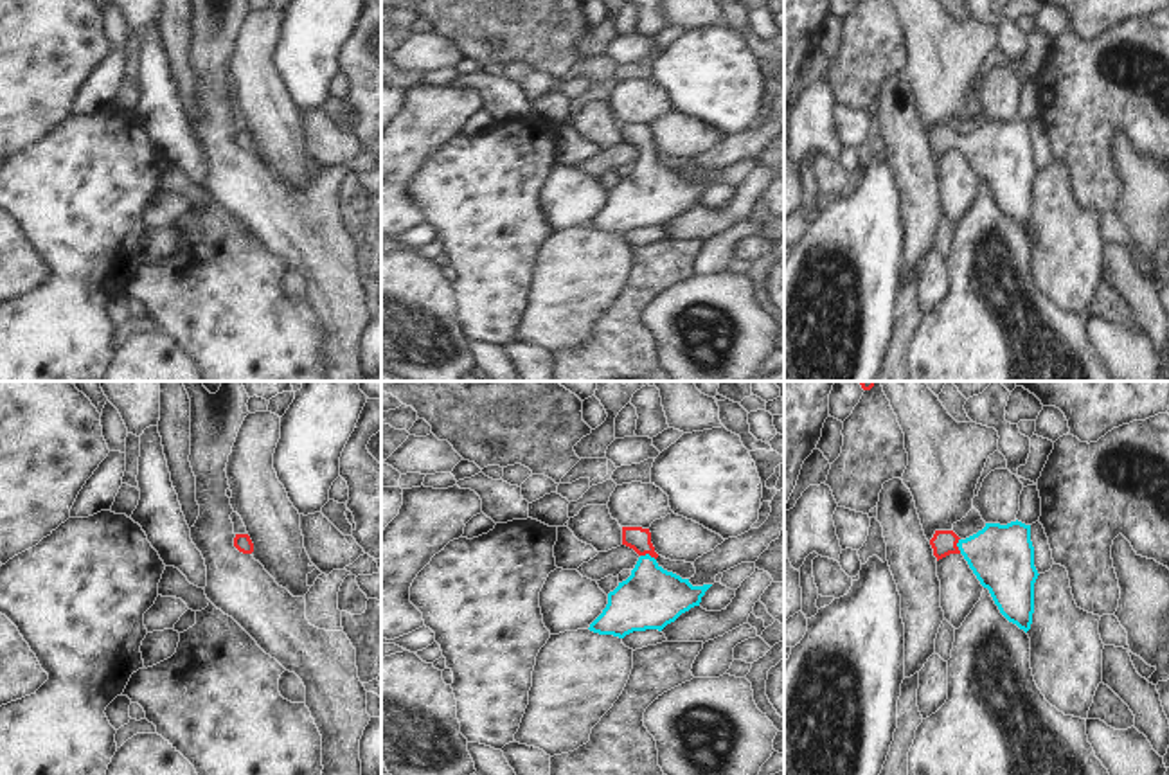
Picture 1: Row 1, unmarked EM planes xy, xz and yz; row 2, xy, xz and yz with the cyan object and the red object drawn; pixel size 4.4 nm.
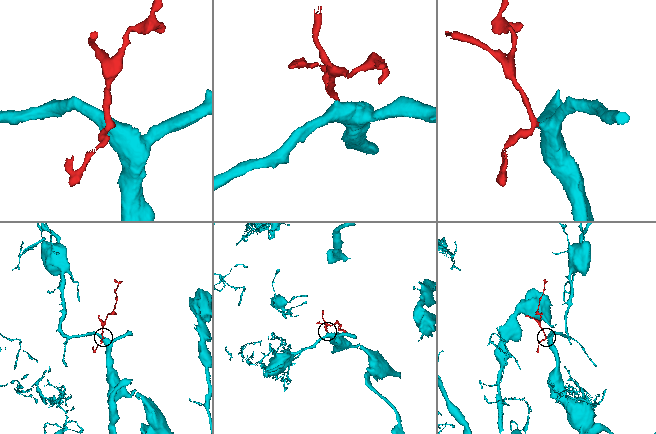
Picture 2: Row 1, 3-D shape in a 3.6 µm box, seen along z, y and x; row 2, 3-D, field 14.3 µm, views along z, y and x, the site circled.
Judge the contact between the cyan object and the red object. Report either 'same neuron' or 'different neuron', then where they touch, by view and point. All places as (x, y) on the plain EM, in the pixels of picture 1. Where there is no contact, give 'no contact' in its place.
same neuron; meets cyan in xz at (648, 151)

